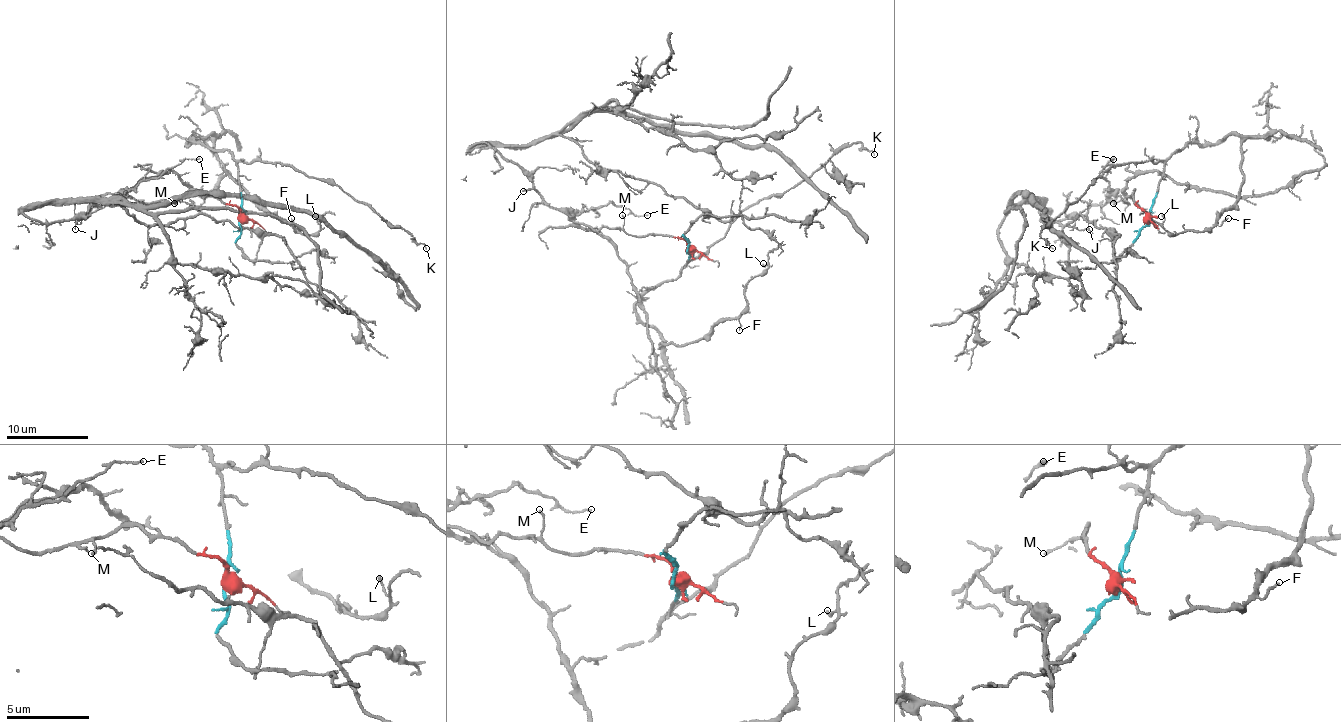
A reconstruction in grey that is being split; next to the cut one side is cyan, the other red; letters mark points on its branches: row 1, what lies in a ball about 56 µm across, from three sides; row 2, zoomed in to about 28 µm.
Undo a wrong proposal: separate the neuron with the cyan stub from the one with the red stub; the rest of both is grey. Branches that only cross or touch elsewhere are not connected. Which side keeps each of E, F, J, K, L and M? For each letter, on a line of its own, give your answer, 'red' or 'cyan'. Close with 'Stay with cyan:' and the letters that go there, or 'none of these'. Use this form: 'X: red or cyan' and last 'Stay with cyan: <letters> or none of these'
E: red
F: cyan
J: red
K: cyan
L: cyan
M: red
Stay with cyan: F, K, L

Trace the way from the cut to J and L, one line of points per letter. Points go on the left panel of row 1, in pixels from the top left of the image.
J: (239, 219), (235, 205), (186, 191), (171, 199), (145, 203), (126, 197), (92, 205), (76, 223), (76, 229)
L: (239, 219), (239, 164), (188, 144), (212, 134), (239, 185), (298, 232), (316, 234), (314, 215)

